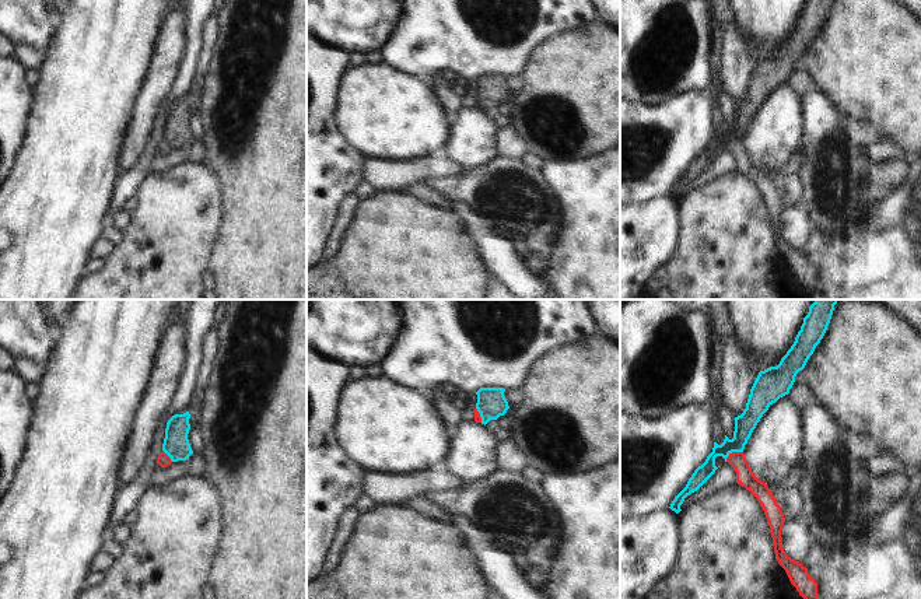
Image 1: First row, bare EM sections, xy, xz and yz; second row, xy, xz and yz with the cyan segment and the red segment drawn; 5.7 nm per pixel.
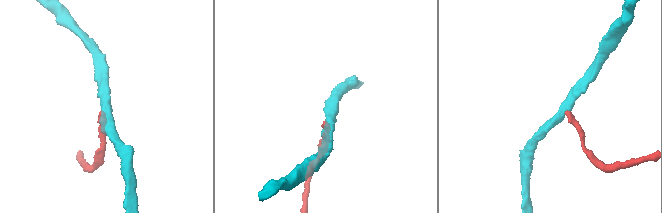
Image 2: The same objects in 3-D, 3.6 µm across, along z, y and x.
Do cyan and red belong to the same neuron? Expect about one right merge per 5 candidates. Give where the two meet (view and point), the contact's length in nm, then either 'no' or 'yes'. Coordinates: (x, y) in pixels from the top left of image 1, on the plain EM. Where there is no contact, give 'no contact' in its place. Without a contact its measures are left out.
yz (732, 137) | 120 nm | no

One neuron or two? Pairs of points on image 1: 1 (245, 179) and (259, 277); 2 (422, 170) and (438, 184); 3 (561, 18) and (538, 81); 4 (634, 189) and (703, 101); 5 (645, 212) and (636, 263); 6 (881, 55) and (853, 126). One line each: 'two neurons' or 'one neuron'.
1: one neuron
2: two neurons
3: two neurons
4: one neuron
5: one neuron
6: two neurons

